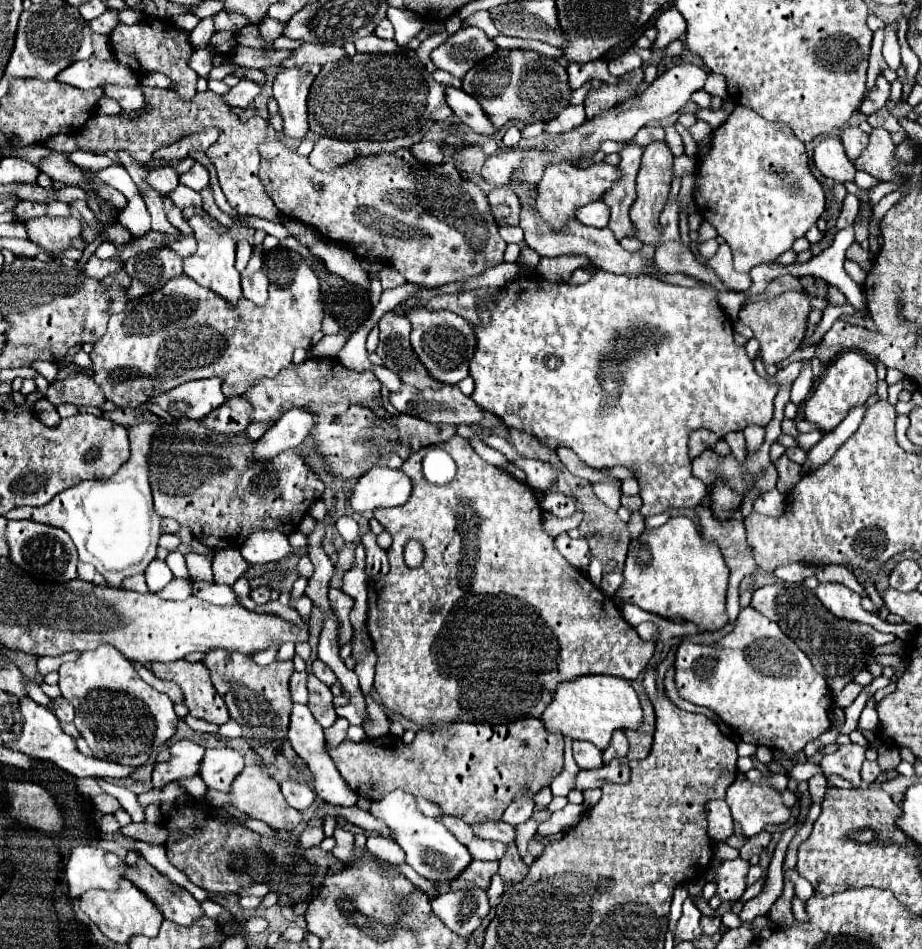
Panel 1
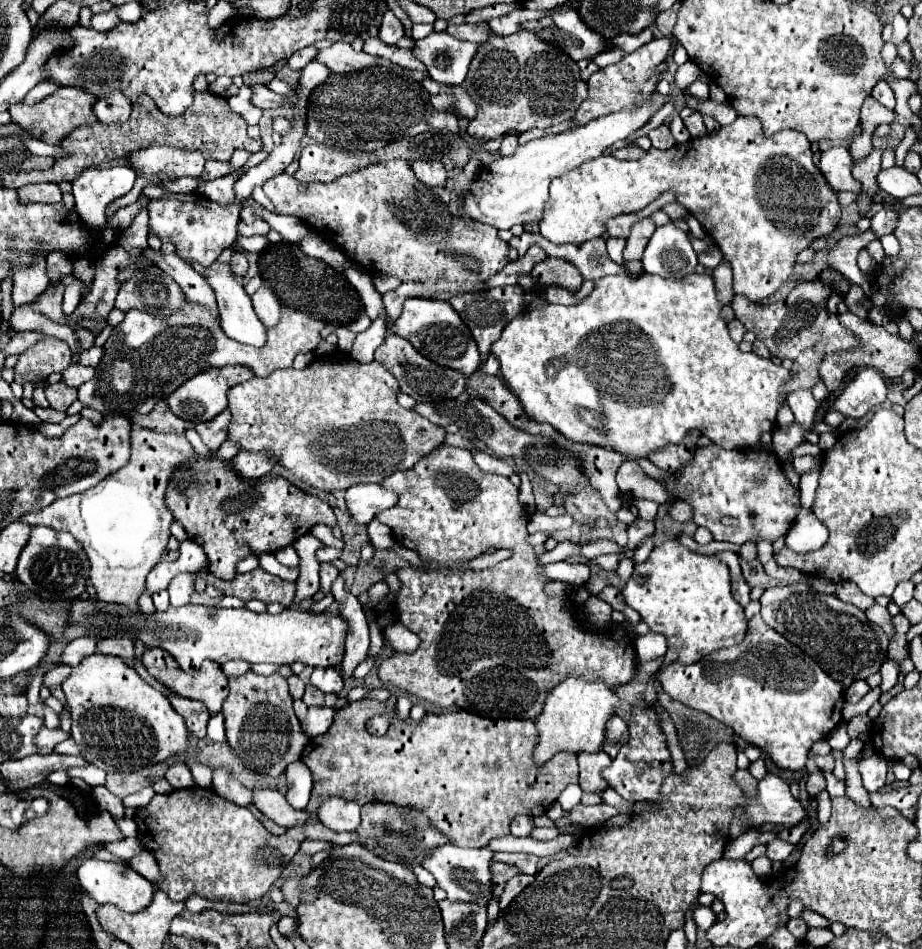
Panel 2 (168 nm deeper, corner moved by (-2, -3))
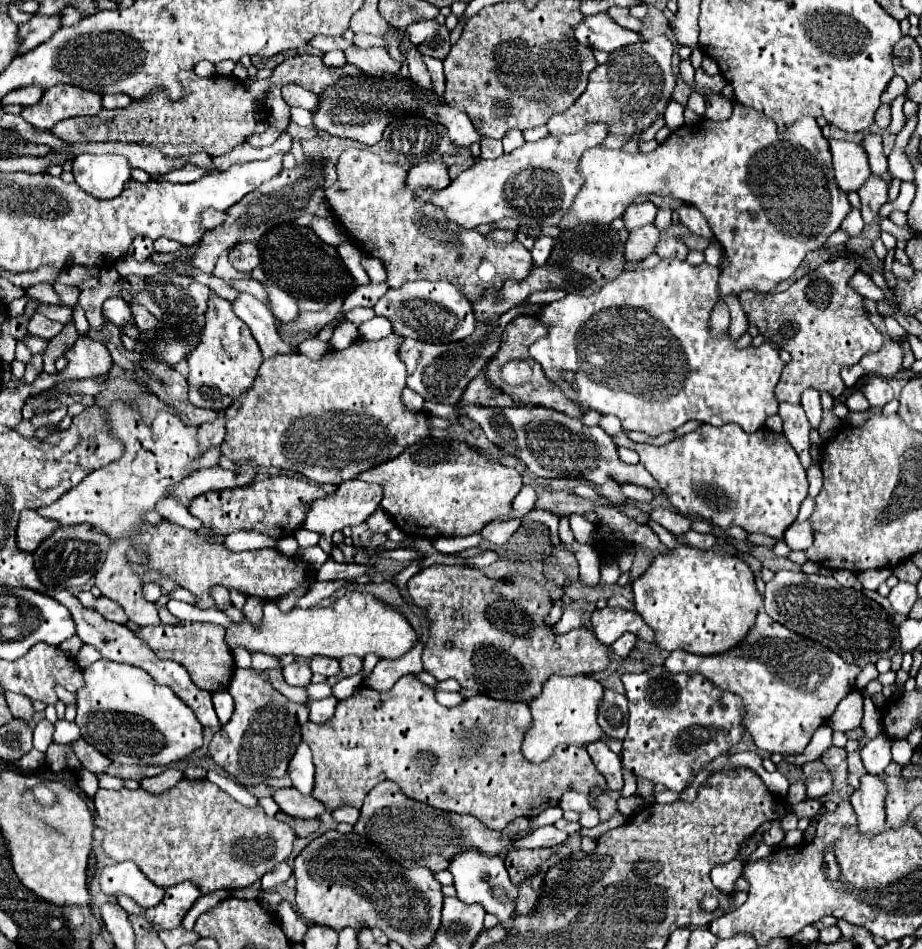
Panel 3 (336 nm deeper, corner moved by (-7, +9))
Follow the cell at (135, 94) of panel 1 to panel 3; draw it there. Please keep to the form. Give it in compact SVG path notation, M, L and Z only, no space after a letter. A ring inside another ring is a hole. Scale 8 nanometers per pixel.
M106 94L104 96L104 108L126 108L132 102L128 94Z

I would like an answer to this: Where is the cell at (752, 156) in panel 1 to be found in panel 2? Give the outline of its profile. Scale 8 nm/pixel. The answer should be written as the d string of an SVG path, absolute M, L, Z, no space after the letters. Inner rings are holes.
M739 116L733 124L721 126L719 132L691 142L677 144L669 150L651 148L641 160L615 160L613 156L593 158L579 168L555 178L551 182L551 198L539 222L541 236L553 244L583 244L605 232L603 222L619 214L631 214L651 204L665 190L677 194L683 204L707 230L707 234L721 248L723 256L733 268L733 290L753 302L769 298L789 278L797 254L811 244L811 240L827 236L839 222L837 194L829 188L825 176L813 166L811 144L805 134L795 130L781 130L773 136L763 136L761 122L755 116Z

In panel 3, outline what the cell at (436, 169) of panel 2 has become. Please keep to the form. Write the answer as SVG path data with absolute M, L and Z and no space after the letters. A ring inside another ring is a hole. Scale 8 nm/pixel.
M436 160L436 162L422 162L422 164L412 166L408 170L408 178L406 178L406 186L410 190L418 190L418 188L442 190L448 184L450 184L448 168L440 160Z

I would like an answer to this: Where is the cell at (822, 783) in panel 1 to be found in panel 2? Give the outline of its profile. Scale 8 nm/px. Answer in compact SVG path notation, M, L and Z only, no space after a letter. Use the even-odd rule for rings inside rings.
M827 790L819 792L815 800L817 800L817 816L819 816L819 822L823 824L823 822L827 822L829 816L831 816L831 802L829 802Z

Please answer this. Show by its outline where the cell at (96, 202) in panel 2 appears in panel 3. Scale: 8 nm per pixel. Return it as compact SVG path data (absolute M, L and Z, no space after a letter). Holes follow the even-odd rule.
M82 154L74 158L72 174L76 184L94 198L116 198L130 180L130 164L118 154Z

